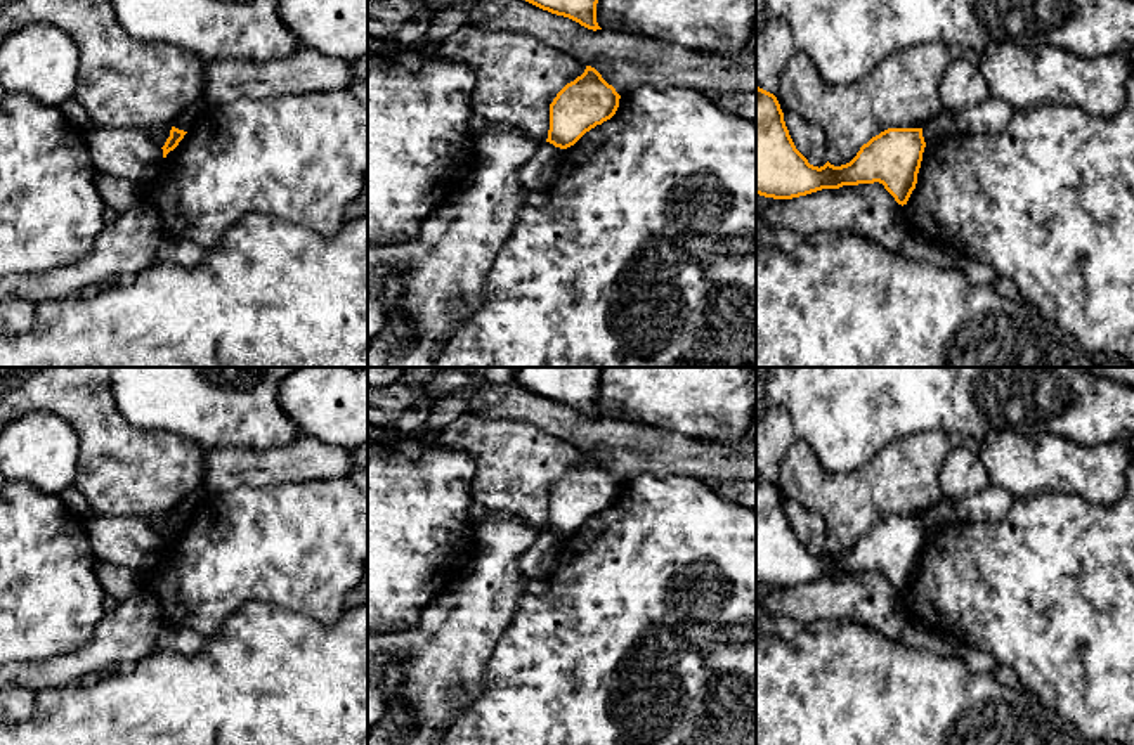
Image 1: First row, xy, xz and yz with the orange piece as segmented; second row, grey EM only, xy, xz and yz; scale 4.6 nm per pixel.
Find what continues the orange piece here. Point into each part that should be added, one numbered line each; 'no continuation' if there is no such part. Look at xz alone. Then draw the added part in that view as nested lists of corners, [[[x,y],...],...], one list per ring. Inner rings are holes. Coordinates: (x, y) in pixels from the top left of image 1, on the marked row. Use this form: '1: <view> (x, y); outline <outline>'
no continuation

